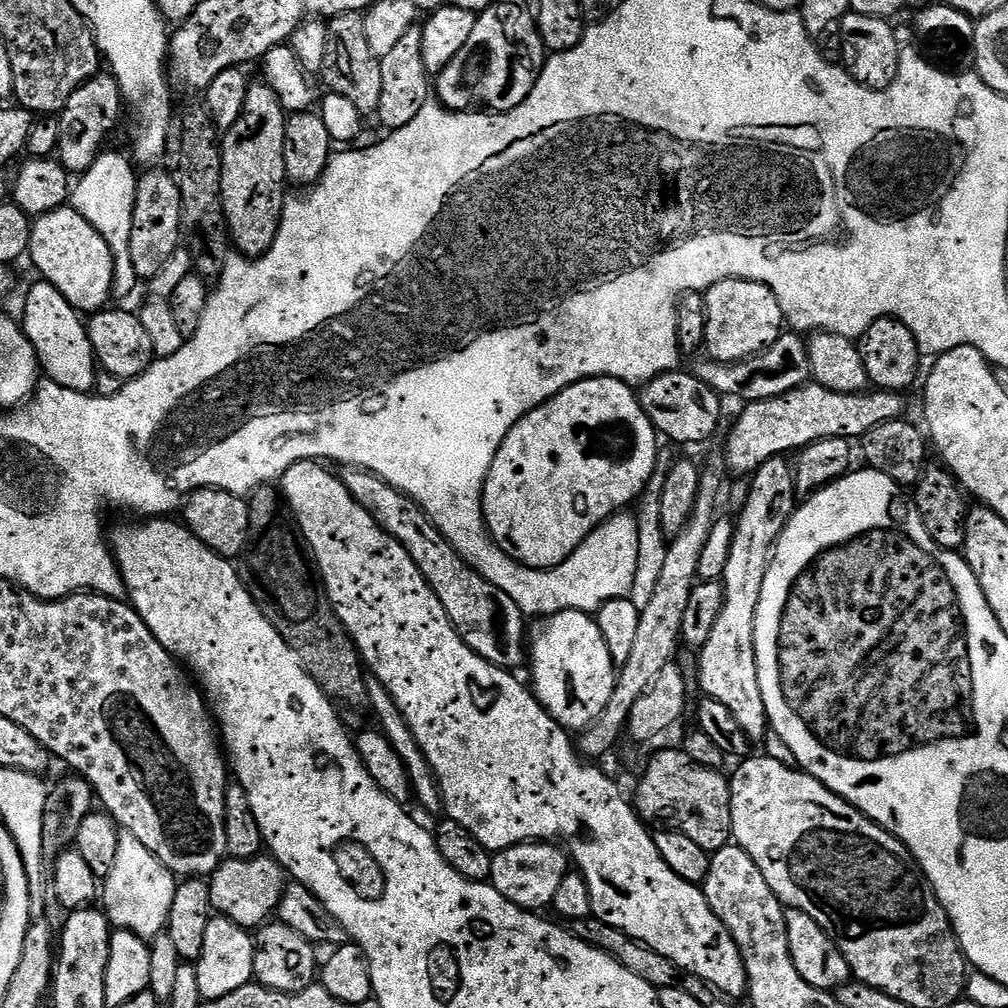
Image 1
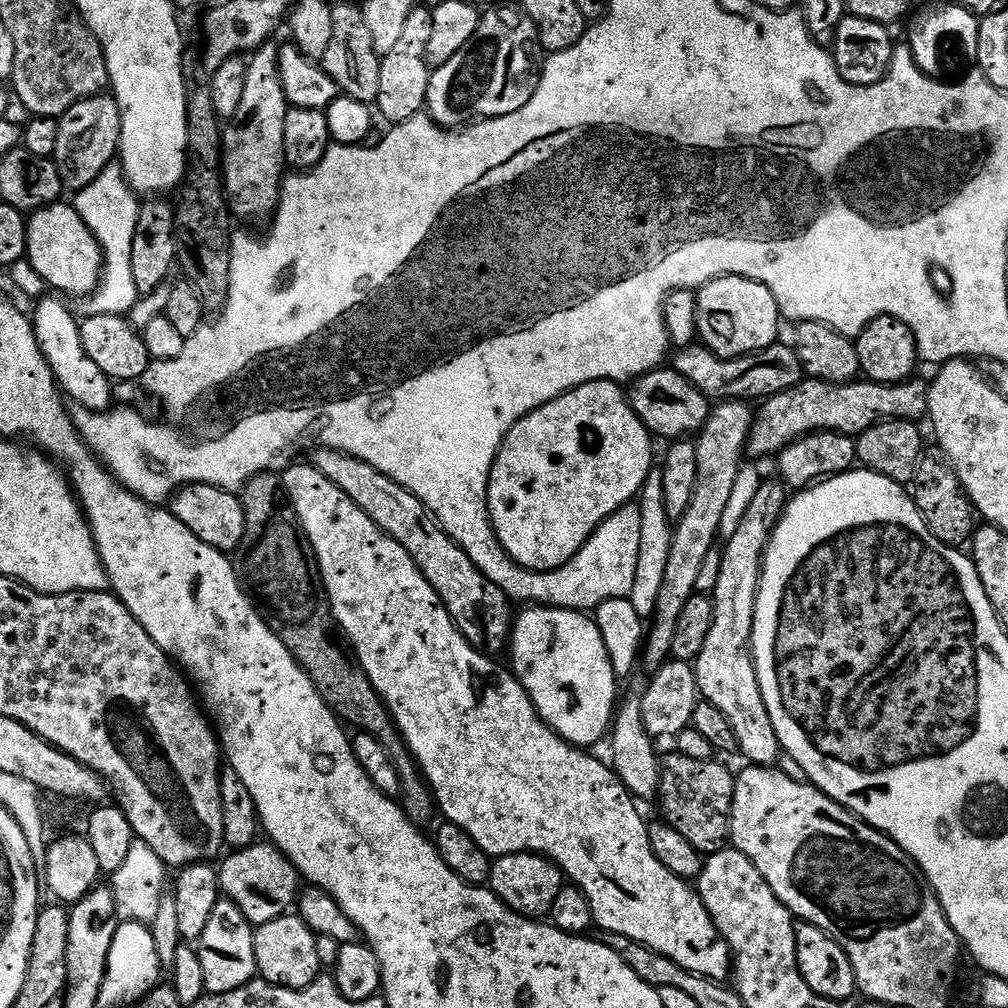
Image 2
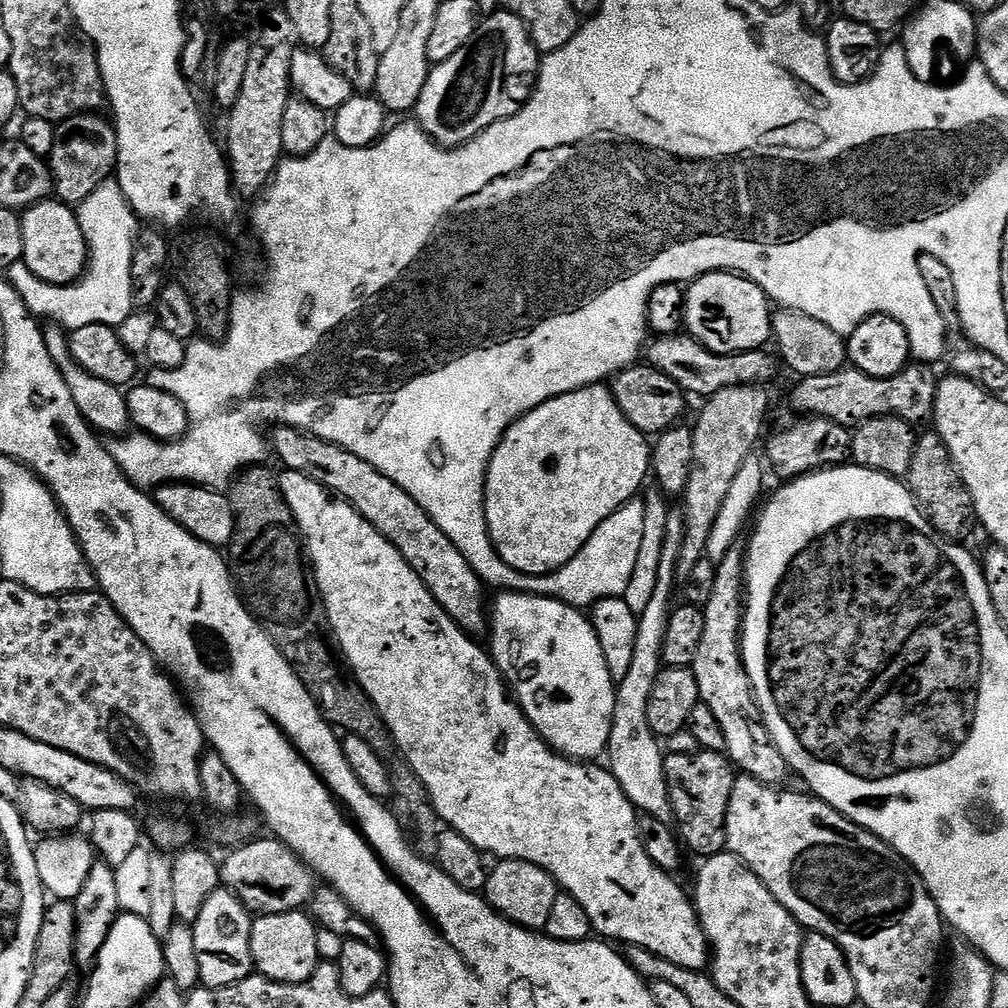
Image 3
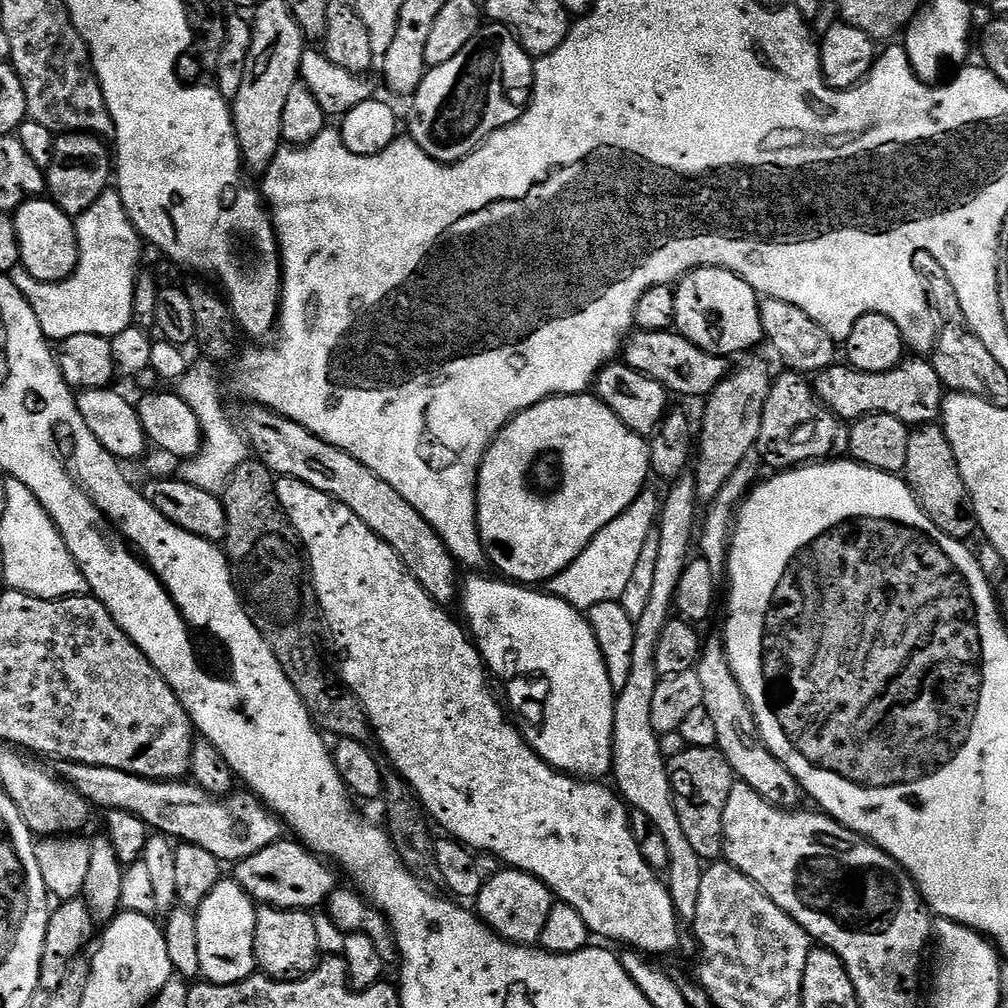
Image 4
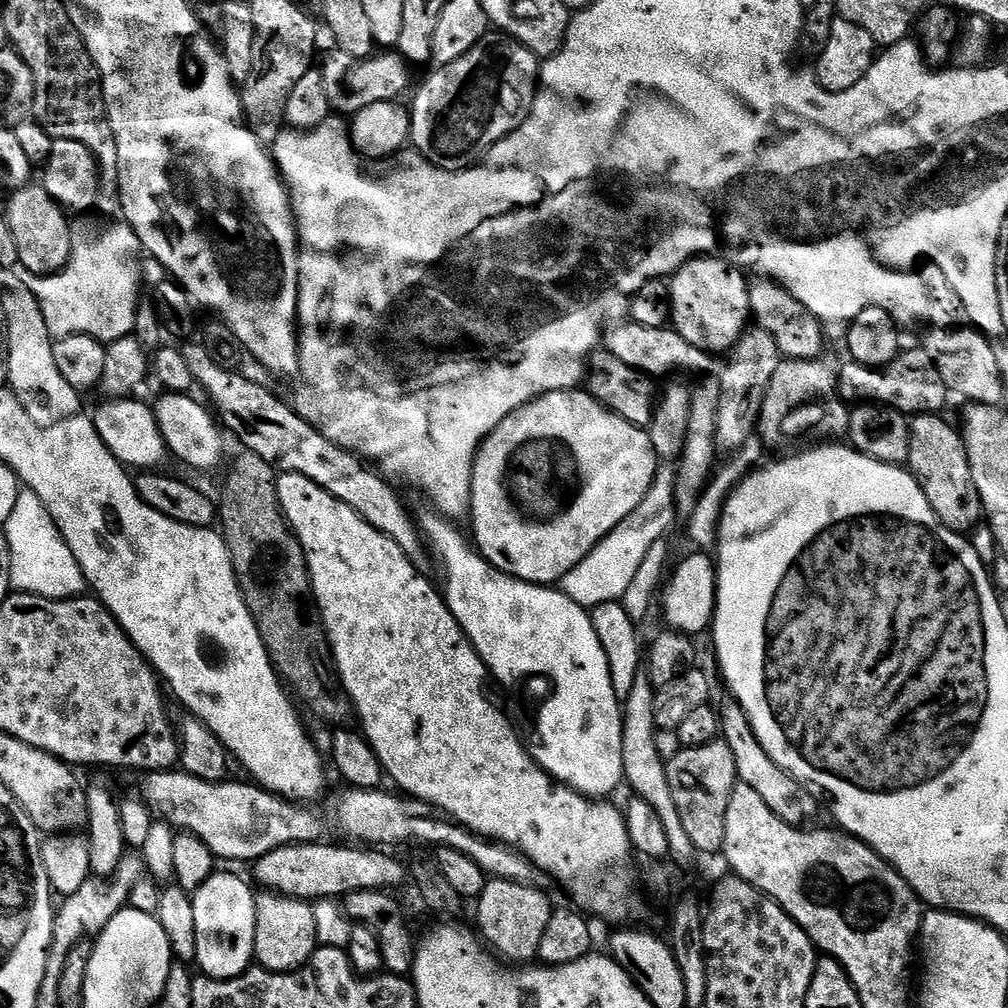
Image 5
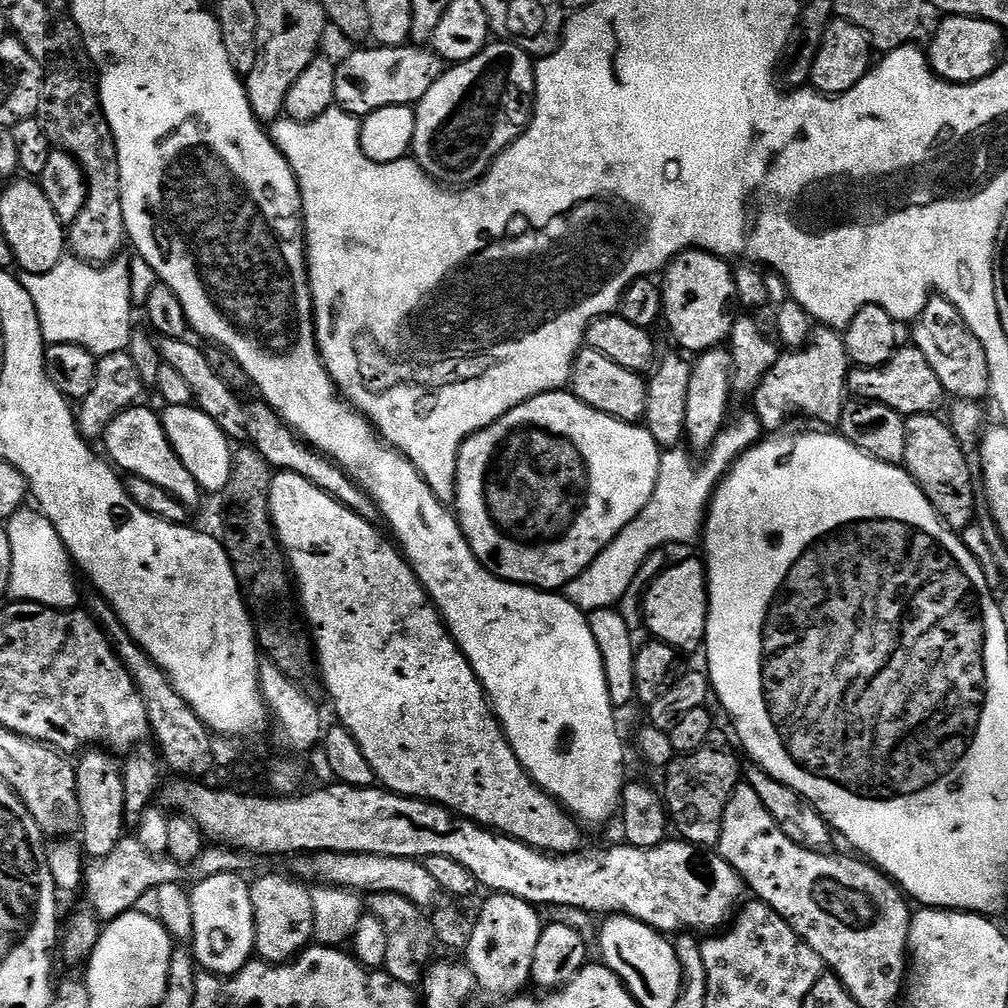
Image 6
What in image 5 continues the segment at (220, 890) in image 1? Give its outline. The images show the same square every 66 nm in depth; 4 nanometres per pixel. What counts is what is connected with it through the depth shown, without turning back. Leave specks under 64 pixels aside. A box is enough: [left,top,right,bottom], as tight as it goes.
[255,842,406,902]

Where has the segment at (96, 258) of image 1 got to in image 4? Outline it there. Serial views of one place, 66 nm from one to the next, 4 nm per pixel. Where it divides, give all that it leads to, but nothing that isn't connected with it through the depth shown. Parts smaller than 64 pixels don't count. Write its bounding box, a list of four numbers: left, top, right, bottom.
[14,198,80,284]

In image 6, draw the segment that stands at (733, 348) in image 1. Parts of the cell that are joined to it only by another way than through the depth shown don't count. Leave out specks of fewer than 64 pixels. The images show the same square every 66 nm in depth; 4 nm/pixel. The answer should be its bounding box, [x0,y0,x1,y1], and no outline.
[662,250,738,354]

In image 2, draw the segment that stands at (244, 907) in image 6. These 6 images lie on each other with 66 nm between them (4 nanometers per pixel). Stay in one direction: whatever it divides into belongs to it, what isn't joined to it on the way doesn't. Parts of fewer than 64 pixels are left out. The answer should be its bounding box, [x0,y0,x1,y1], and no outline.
[198,898,257,994]

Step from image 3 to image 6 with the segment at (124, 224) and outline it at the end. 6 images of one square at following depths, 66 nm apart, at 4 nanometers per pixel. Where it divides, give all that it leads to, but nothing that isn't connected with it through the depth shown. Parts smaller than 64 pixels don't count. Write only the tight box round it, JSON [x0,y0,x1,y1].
[20,258,134,358]

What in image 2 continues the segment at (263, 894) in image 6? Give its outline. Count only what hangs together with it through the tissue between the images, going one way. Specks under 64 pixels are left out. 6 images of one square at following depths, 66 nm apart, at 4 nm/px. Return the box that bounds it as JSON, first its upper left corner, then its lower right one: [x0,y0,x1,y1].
[253,914,322,990]

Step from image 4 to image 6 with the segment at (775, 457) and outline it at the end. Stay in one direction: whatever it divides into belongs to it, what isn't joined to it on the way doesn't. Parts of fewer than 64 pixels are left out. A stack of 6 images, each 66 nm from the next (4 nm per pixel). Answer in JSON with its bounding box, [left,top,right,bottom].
[751,326,850,430]

